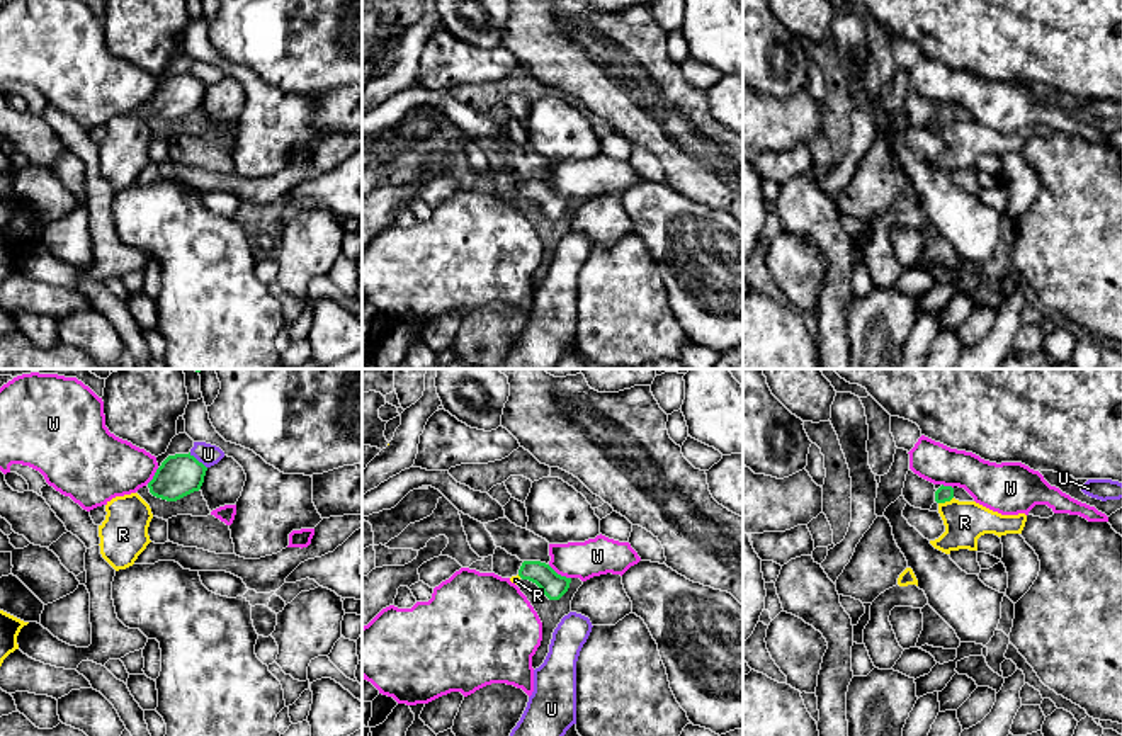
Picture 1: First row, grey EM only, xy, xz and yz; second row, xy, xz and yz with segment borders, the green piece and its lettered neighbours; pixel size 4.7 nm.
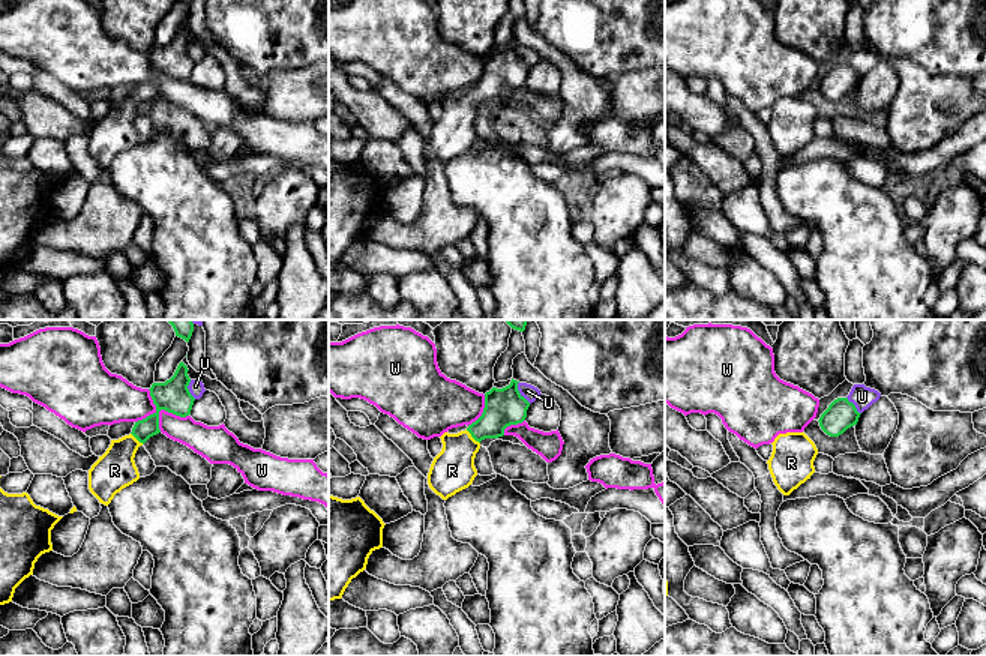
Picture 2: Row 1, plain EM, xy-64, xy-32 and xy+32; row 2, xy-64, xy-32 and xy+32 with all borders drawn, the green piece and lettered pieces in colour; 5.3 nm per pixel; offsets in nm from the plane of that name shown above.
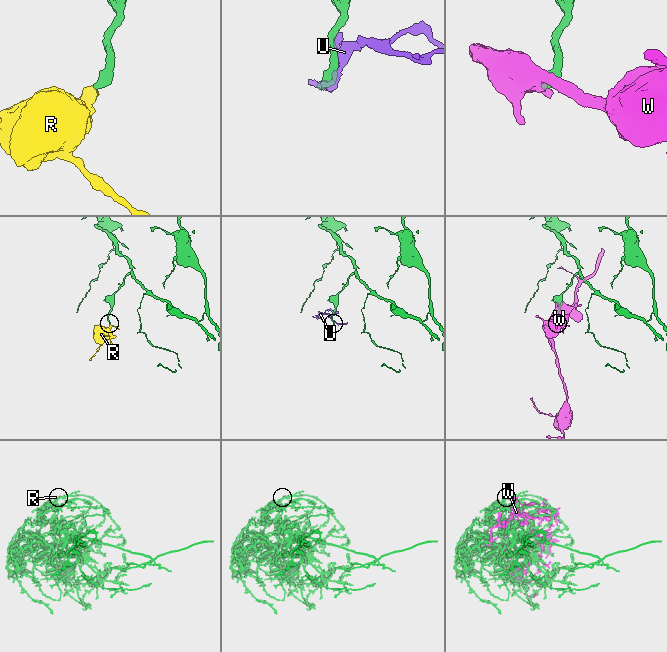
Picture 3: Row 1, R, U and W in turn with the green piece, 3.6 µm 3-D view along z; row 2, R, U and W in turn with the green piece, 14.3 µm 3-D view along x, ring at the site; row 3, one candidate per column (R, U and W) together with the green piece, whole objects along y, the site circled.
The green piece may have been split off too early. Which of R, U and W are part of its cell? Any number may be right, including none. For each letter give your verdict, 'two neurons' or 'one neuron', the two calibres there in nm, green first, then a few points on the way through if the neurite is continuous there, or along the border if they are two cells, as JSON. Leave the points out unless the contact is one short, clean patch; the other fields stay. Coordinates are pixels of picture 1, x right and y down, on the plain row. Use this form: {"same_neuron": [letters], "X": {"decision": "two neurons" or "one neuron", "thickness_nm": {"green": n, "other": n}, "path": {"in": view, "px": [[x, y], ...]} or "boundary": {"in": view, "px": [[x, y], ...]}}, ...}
{"same_neuron": ["R"], "R": {"decision": "one neuron", "thickness_nm": {"green": 80, "other": 190}, "path": {"in": "yz", "px": [[944, 113], [946, 119], [964, 141]]}}, "U": {"decision": "two neurons", "thickness_nm": {"green": 200, "other": 100}}, "W": {"decision": "two neurons", "thickness_nm": {"green": 120, "other": 180}, "boundary": {"in": "xz", "px": [[548, 184], [570, 198]]}}}

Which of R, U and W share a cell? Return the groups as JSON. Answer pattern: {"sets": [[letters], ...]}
{"sets": [["R"], ["U"], ["W"]]}

